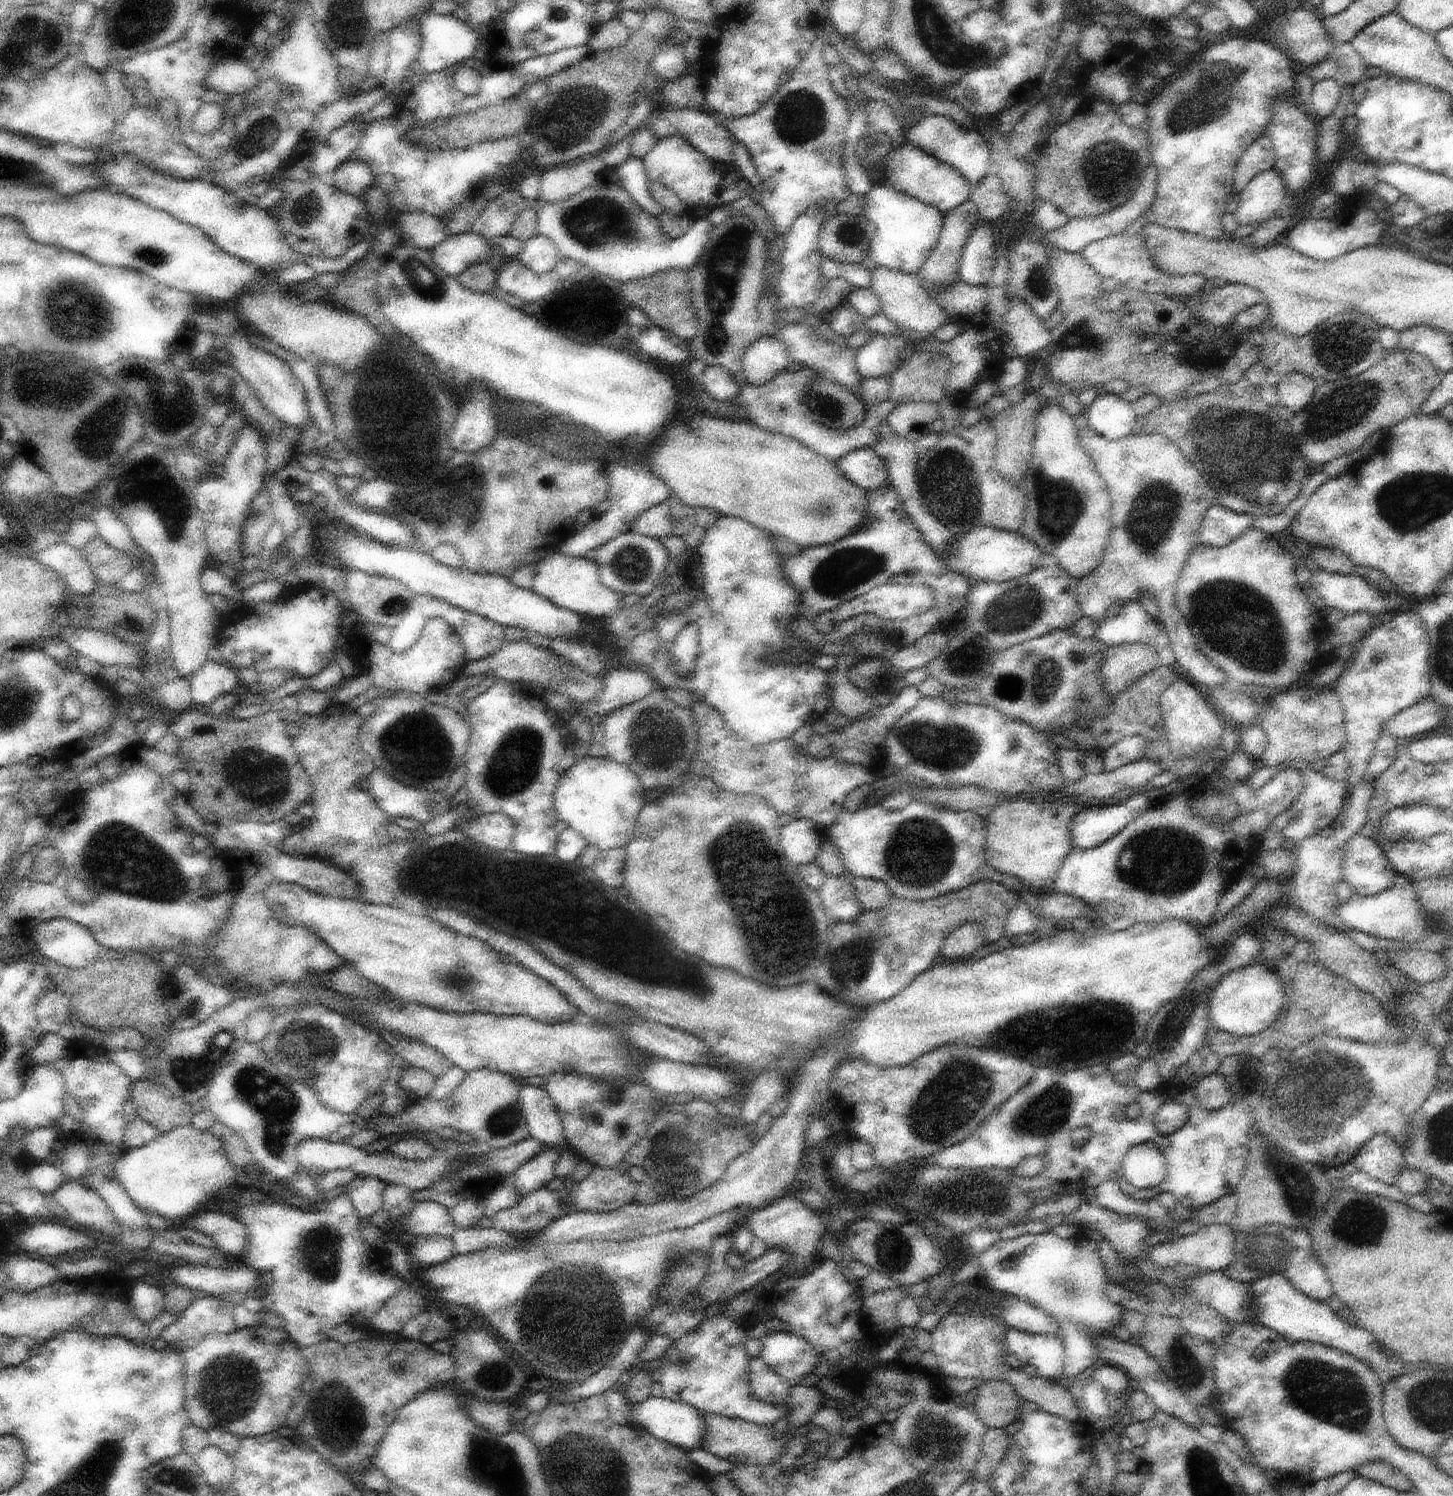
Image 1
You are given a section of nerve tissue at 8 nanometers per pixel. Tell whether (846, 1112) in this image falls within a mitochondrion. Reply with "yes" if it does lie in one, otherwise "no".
no

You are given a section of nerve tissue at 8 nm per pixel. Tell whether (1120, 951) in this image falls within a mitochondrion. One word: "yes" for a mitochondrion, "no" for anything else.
no

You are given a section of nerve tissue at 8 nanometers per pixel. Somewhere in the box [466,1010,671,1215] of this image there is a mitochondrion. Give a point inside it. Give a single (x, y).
(504, 1123)

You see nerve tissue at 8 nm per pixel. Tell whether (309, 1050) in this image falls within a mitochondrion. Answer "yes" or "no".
yes

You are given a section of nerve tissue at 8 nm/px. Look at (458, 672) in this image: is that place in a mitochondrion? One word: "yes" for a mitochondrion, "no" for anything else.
no

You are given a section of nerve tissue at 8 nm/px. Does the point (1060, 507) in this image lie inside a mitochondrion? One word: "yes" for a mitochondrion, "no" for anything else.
yes

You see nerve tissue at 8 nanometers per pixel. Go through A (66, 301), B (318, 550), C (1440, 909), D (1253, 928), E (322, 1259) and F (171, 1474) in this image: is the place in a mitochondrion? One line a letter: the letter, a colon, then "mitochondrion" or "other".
A: mitochondrion
B: other
C: mitochondrion
D: other
E: mitochondrion
F: mitochondrion

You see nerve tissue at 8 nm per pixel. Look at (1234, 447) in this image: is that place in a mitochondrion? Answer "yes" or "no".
yes

